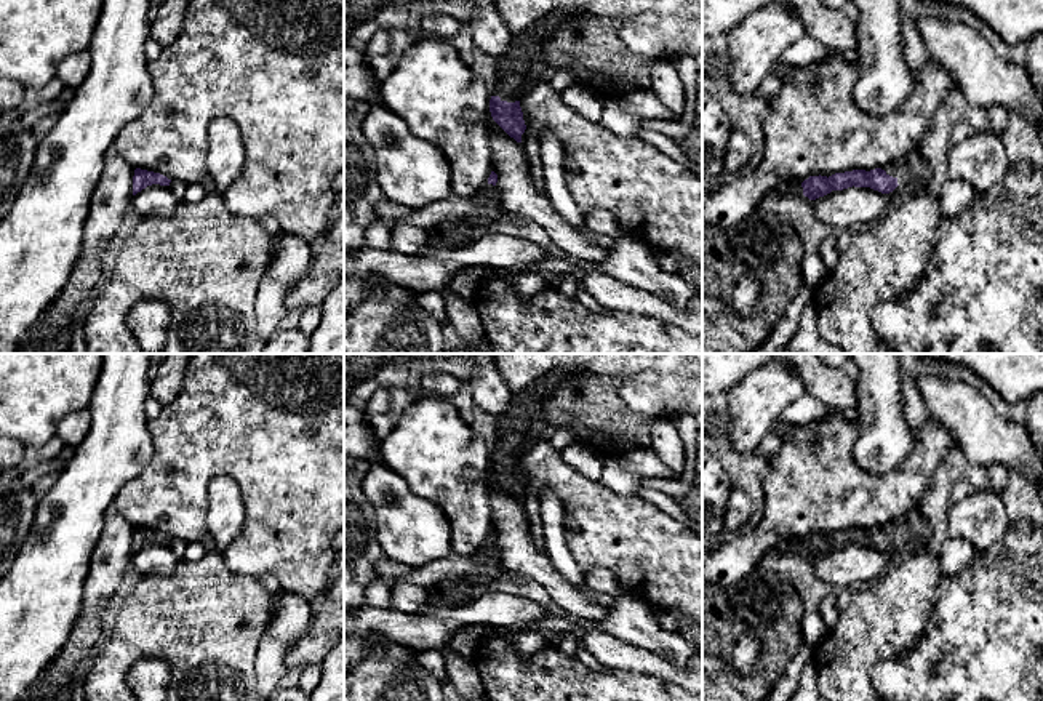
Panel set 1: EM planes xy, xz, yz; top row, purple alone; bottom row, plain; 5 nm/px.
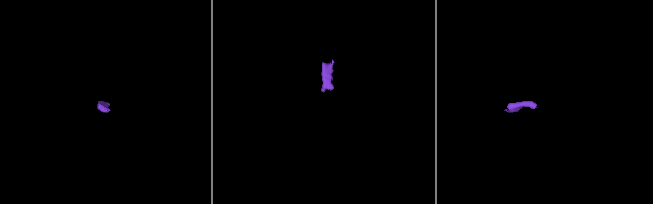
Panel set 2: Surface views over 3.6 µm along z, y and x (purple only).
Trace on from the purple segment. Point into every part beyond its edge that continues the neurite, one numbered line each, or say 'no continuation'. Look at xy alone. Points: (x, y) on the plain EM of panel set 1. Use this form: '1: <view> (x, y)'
no continuation

